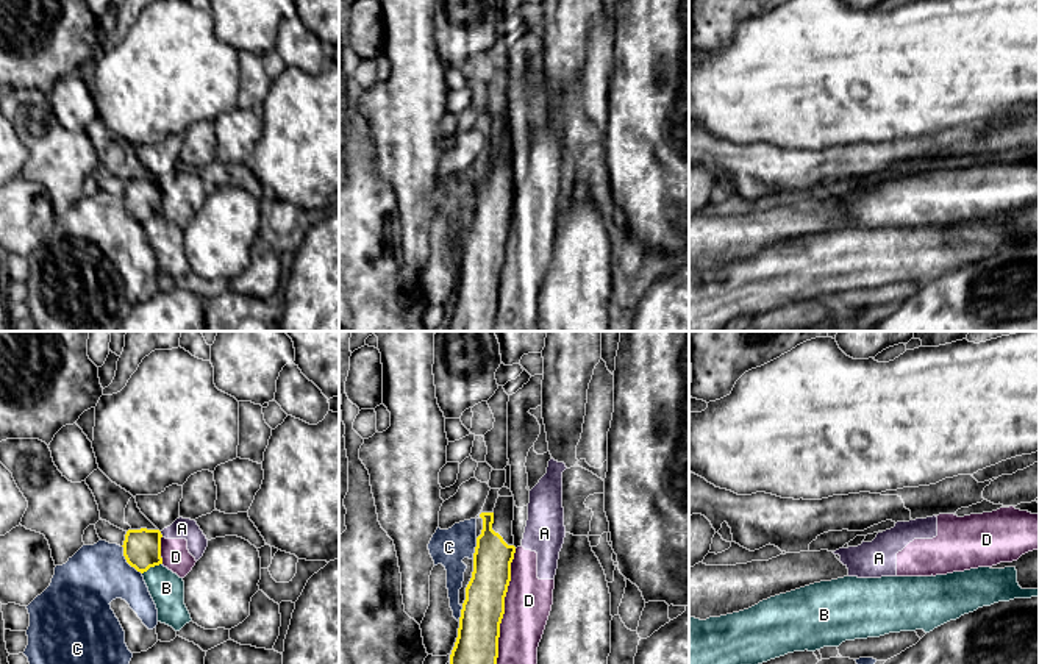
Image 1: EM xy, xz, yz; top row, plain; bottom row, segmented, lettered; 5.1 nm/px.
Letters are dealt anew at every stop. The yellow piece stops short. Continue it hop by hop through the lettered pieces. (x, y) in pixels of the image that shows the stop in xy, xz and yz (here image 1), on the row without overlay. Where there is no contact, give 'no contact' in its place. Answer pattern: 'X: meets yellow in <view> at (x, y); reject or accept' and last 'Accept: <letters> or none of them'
A: meets yellow in xy at (161, 185); reject
B: meets yellow in xy at (152, 216); reject
C: meets yellow in xy at (127, 211); reject
D: meets yellow in xz at (503, 263); reject
Accept: none of them

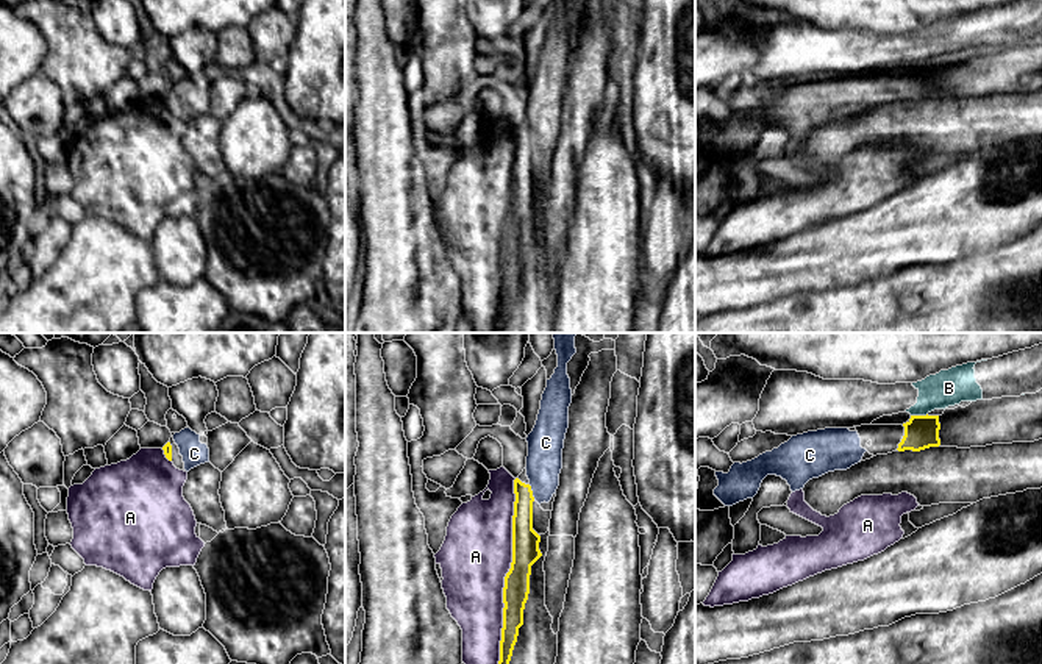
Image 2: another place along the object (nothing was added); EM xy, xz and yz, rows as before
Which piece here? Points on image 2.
A: meets yellow in xz at (505, 230); reject
B: meets yellow in yz at (919, 66); reject
C: meets yellow in xz at (531, 142); accept
Accept: C

